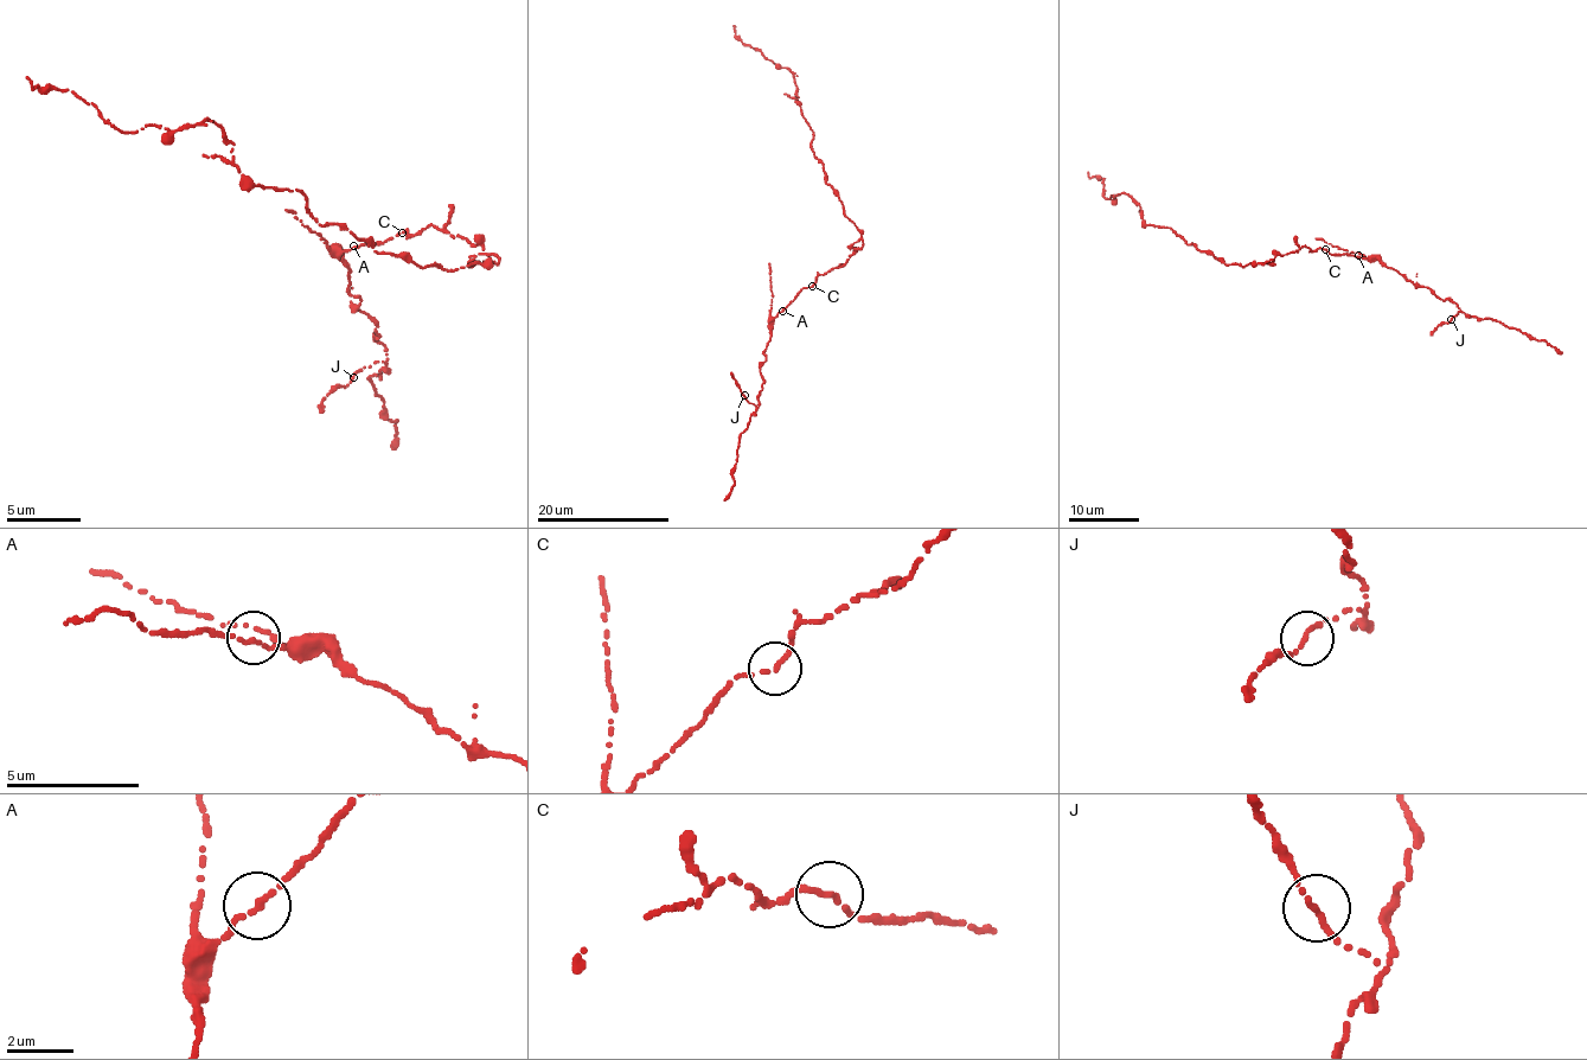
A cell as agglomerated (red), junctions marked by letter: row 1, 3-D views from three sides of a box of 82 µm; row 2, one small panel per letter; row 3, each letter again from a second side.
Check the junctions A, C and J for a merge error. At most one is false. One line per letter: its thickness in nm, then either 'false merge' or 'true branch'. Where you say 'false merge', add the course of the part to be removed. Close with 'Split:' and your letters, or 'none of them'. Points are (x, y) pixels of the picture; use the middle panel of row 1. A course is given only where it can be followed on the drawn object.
A: 160 nm | true branch
C: 160 nm | true branch
J: 160 nm | true branch
Split: none of them

